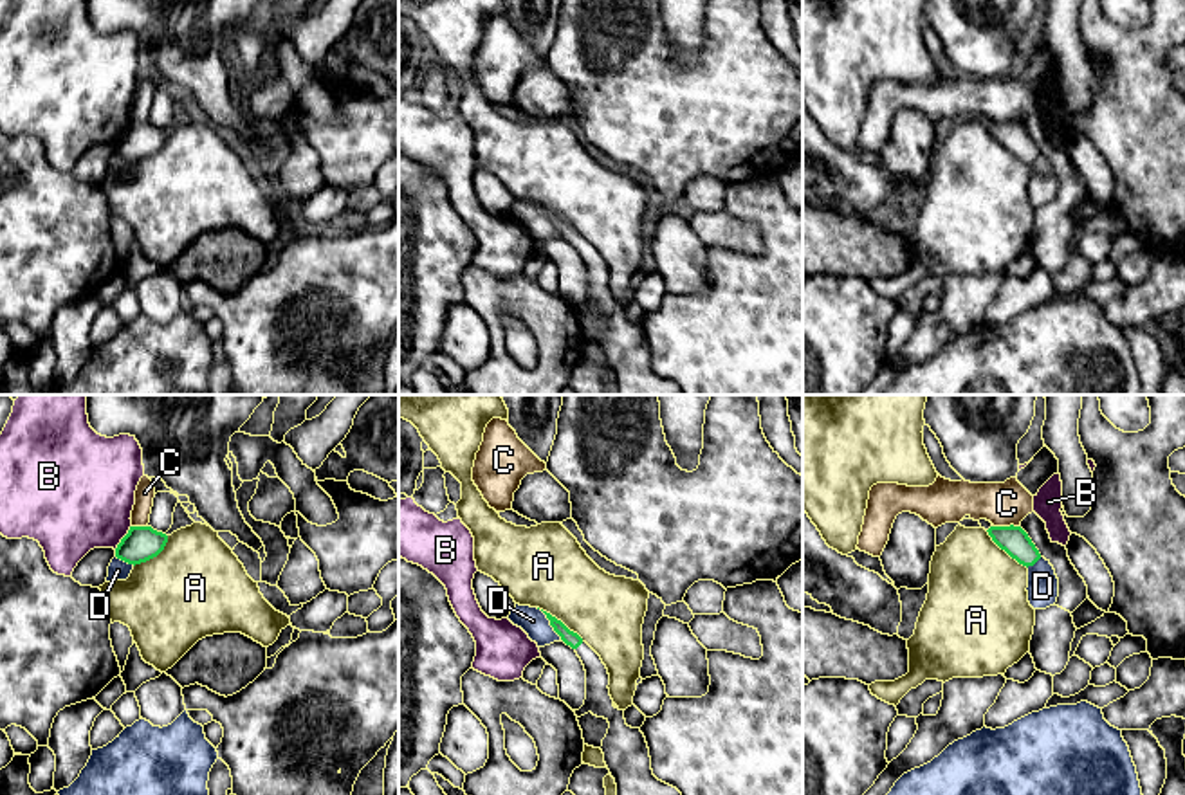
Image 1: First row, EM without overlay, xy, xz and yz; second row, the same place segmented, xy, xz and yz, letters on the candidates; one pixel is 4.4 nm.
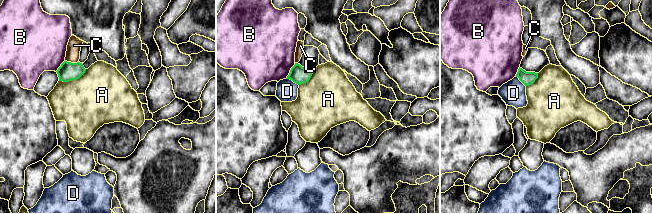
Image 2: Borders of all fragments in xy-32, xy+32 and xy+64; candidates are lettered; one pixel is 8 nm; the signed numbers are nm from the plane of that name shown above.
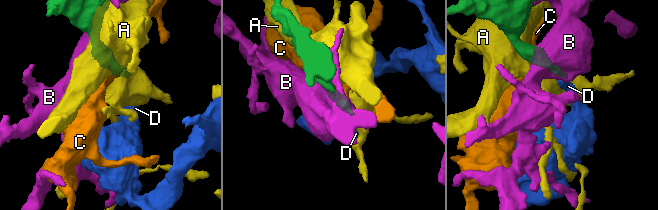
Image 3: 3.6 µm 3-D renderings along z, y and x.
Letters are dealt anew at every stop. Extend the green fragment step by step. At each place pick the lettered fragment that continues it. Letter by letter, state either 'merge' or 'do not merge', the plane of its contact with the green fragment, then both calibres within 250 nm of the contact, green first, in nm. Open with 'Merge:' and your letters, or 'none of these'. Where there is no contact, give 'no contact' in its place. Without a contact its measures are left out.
Merge: none of these
A: do not merge; meets green in xz; 70 nm thick on the green side, 360 nm on the other
B: do not merge; meets green in xy; 160 nm thick on the green side, 440 nm on the other
C: do not merge; meets green in yz; 120 nm thick on the green side, 190 nm on the other
D: do not merge; meets green in xz; 70 nm thick on the green side, 120 nm on the other

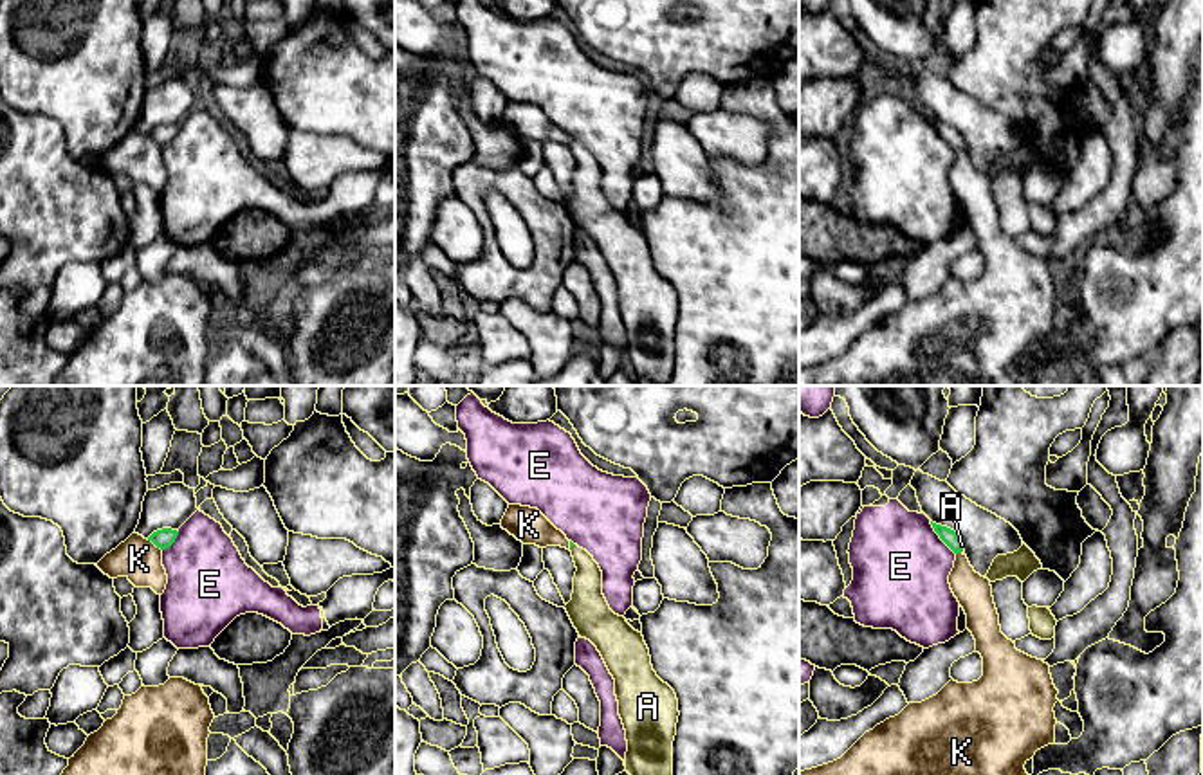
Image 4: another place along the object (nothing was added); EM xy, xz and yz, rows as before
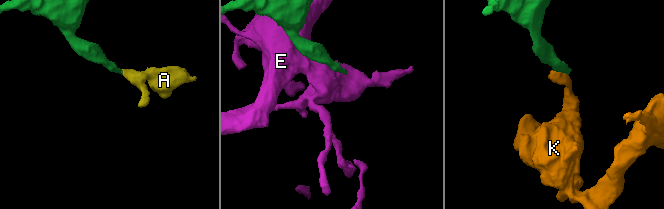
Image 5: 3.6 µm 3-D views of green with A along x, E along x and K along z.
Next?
Merge: A
A: merge; meets green in yz; 70 nm thick on the green side, 20 nm on the other
E: do not merge; meets green in yz; 70 nm thick on the green side, 440 nm on the other
K: do not merge; meets green in xy; 90 nm thick on the green side, 190 nm on the other

